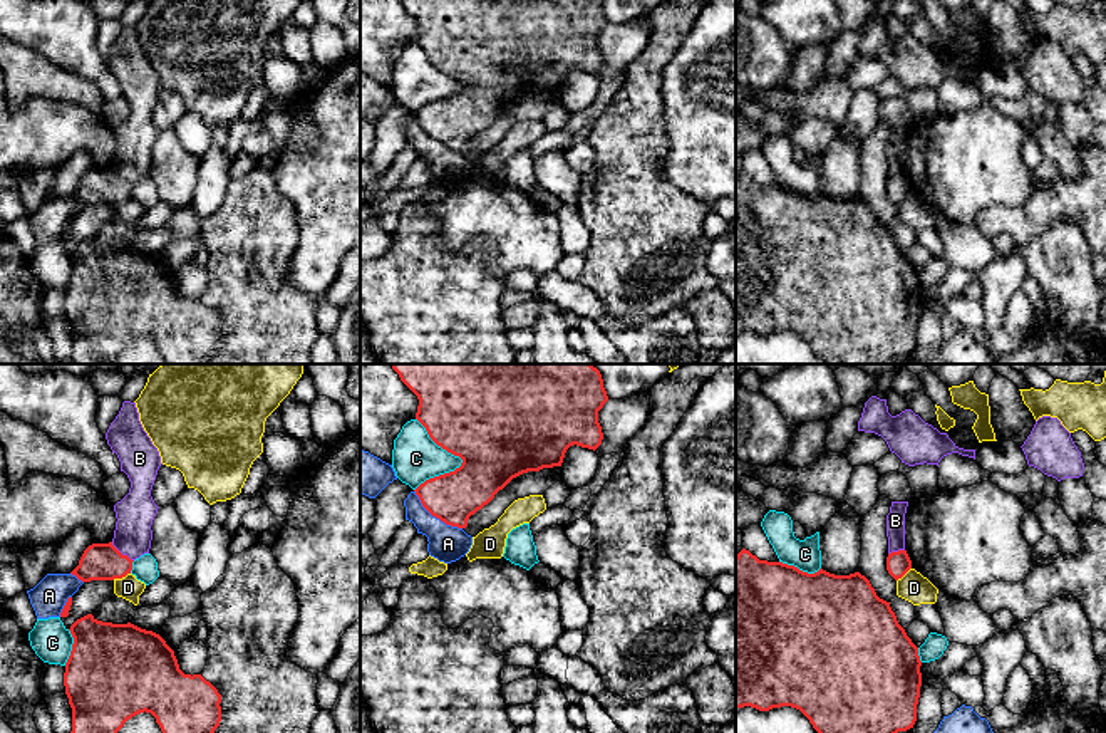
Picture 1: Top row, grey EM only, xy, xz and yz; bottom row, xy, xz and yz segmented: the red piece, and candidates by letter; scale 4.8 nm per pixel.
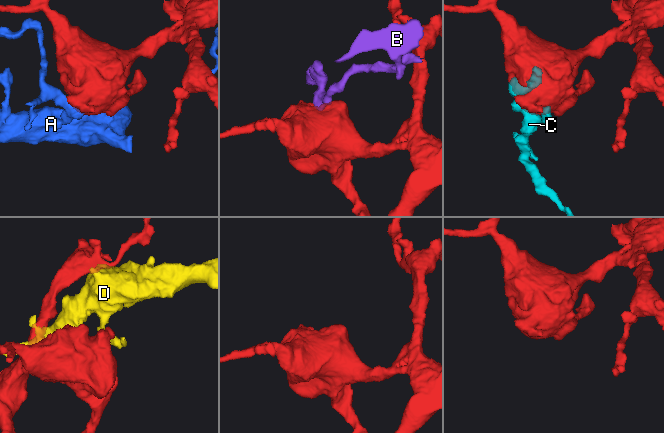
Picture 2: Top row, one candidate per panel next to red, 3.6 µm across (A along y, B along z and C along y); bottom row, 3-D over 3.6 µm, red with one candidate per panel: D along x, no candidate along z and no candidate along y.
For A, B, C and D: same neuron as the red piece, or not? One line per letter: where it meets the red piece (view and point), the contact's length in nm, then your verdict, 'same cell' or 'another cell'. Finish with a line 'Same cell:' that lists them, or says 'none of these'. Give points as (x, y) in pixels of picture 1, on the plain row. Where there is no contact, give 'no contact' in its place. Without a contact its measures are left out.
A: contact xz (434, 140); length 300 nm; another cell
B: contact xy (121, 178); length 140 nm; another cell
C: contact xz (461, 83); length 360 nm; another cell
D: contact xy (121, 202); length 90 nm; another cell
Same cell: none of these

